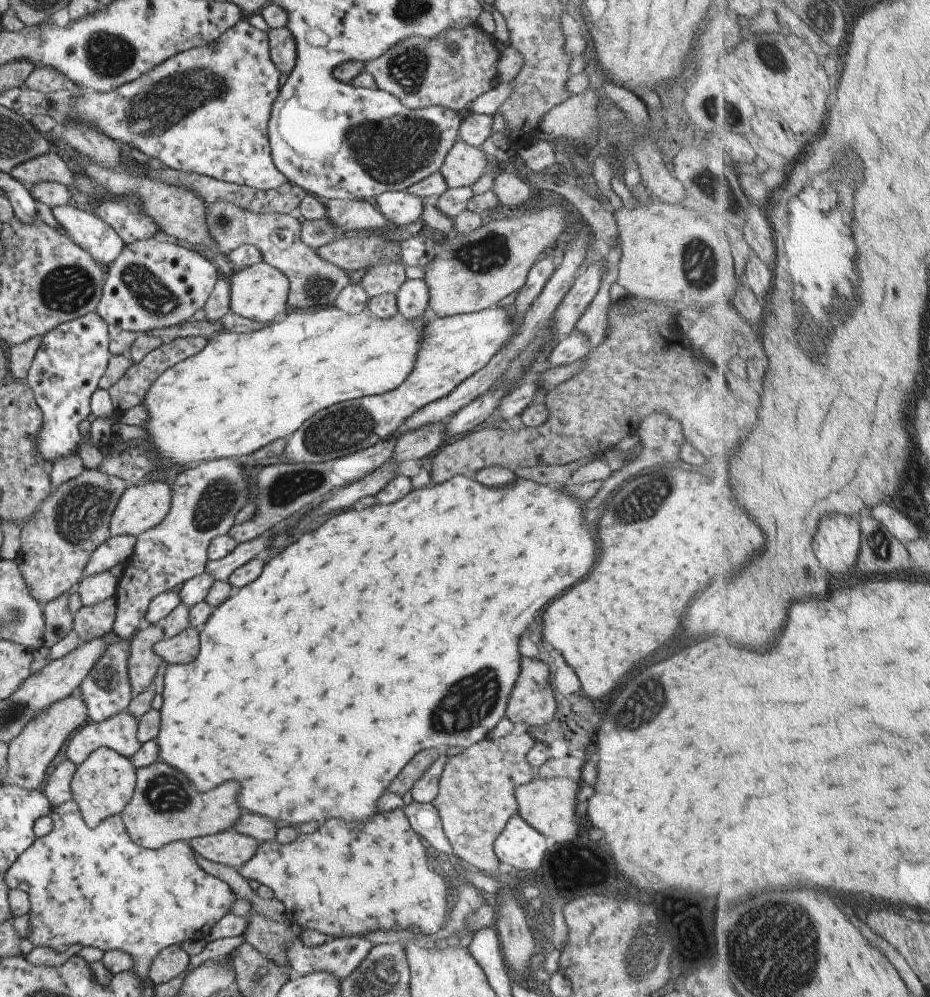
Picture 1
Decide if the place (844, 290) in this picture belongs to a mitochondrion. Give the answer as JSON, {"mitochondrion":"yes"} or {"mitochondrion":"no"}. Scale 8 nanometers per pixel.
{"mitochondrion":"yes"}

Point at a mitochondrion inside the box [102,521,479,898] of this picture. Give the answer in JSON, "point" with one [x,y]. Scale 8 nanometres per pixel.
{"point":[164,793]}

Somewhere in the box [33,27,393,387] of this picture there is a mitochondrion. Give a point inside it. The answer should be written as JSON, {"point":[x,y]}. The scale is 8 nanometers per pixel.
{"point":[148,113]}

